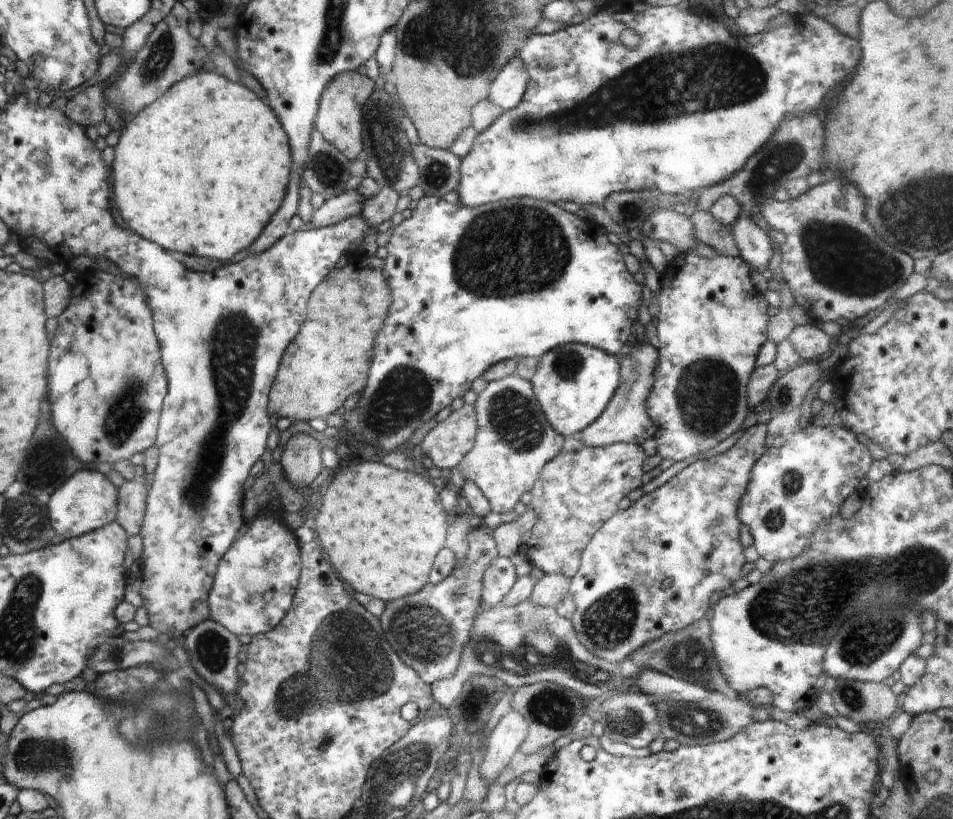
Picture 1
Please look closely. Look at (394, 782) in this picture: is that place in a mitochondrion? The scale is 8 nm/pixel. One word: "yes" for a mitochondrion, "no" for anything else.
yes

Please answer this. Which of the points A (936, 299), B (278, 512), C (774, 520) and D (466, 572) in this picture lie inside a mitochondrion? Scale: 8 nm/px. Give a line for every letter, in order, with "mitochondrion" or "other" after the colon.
A: other
B: other
C: mitochondrion
D: other

